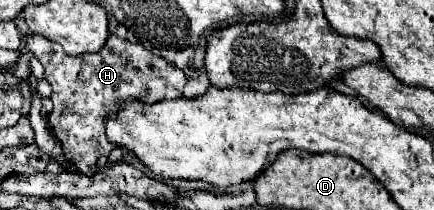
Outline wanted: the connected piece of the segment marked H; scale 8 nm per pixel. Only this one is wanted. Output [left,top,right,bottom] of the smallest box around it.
[27,32,187,176]

